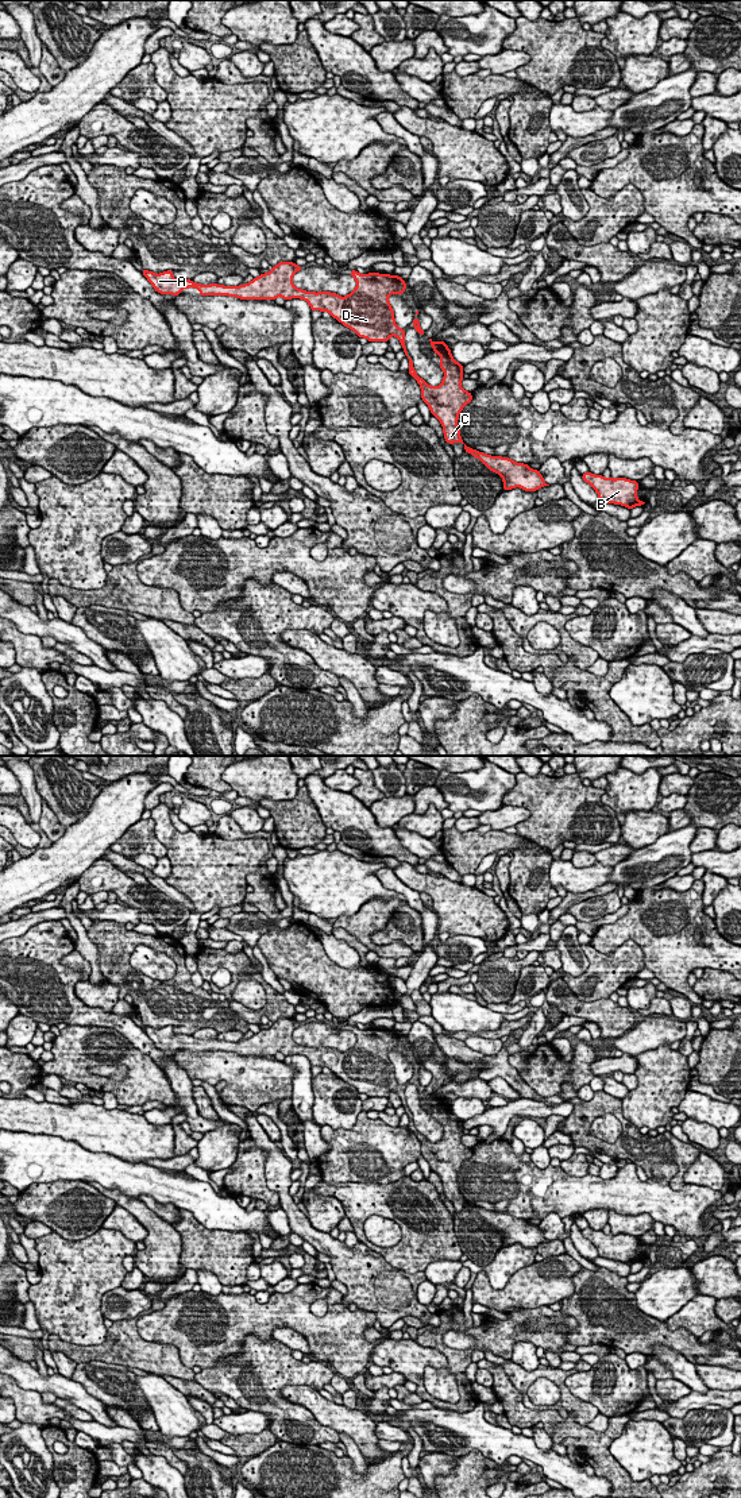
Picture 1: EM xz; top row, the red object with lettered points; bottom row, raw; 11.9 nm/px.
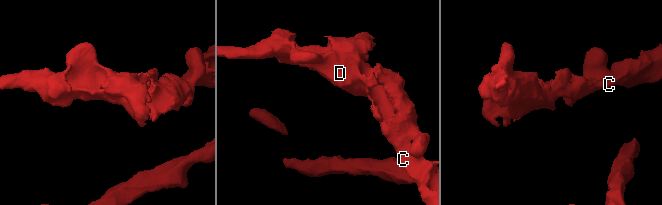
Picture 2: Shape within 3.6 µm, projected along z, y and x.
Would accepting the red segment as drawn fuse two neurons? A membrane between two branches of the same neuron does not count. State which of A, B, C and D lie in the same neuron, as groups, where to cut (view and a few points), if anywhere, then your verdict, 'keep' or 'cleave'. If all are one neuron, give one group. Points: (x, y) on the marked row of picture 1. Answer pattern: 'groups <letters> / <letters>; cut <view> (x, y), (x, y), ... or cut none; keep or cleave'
groups A B C D; cut none; keep

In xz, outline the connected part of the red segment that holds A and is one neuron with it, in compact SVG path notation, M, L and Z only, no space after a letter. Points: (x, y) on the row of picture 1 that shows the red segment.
M279 262L271 271L260 274L251 282L239 286L224 286L217 283L201 285L192 279L174 278L173 270L155 274L142 270L142 274L153 285L157 293L180 296L182 289L194 287L200 296L228 296L240 300L275 300L282 297L285 301L292 298L305 300L310 310L328 312L344 327L352 329L359 337L368 341L389 341L395 336L408 356L405 347L405 332L397 327L394 310L389 302L390 294L404 294L405 281L398 275L390 274L359 274L351 270L350 274L356 281L354 292L340 297L331 292L306 292L293 285L293 275L302 270L294 262Z

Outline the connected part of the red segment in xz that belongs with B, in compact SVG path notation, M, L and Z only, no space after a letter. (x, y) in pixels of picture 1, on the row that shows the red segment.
M590 471L582 475L582 479L588 483L598 494L599 501L621 505L628 509L642 506L645 502L637 498L638 482L626 478L603 478L594 475Z

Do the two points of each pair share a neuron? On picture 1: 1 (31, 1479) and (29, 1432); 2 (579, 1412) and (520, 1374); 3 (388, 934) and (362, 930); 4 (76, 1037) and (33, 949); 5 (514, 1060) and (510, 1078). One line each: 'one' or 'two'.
1: one
2: one
3: two
4: two
5: two

